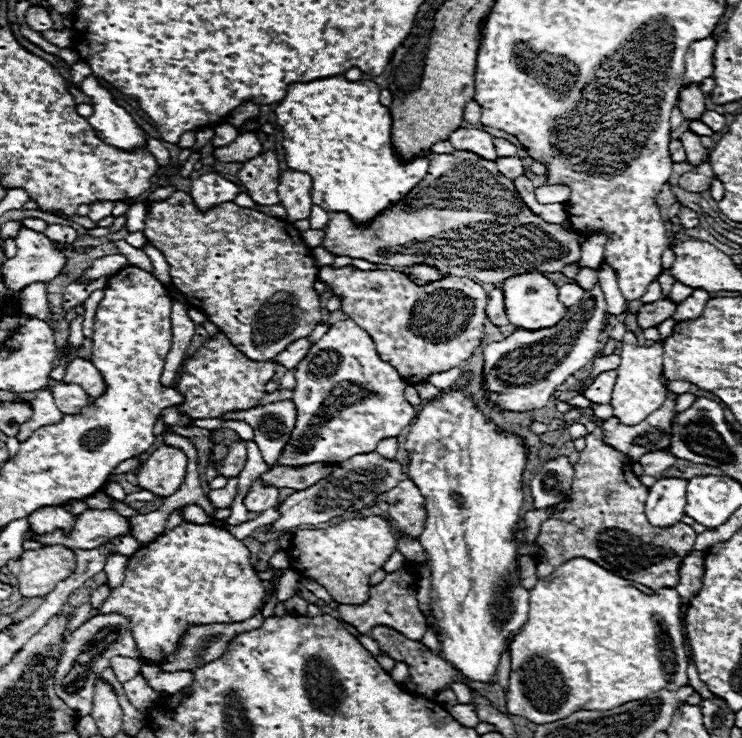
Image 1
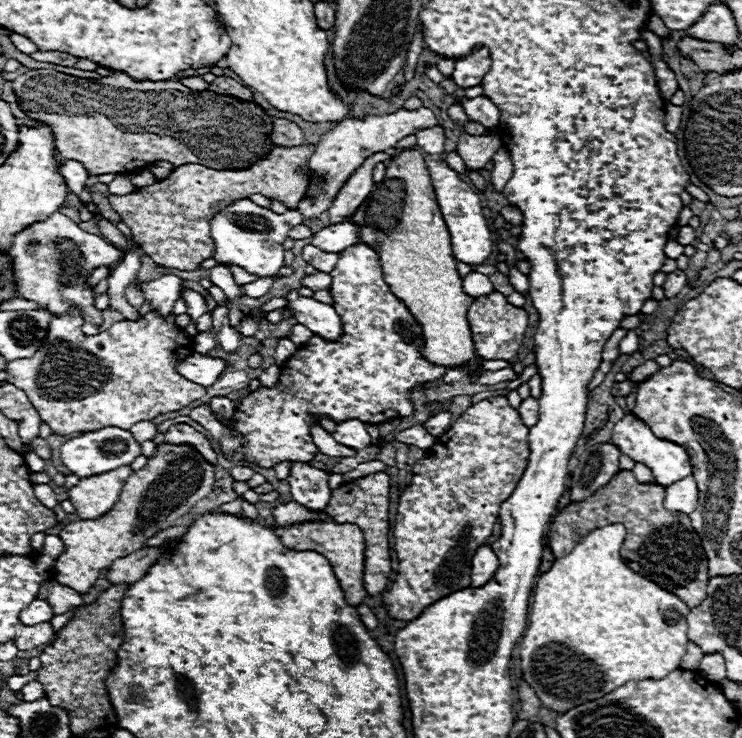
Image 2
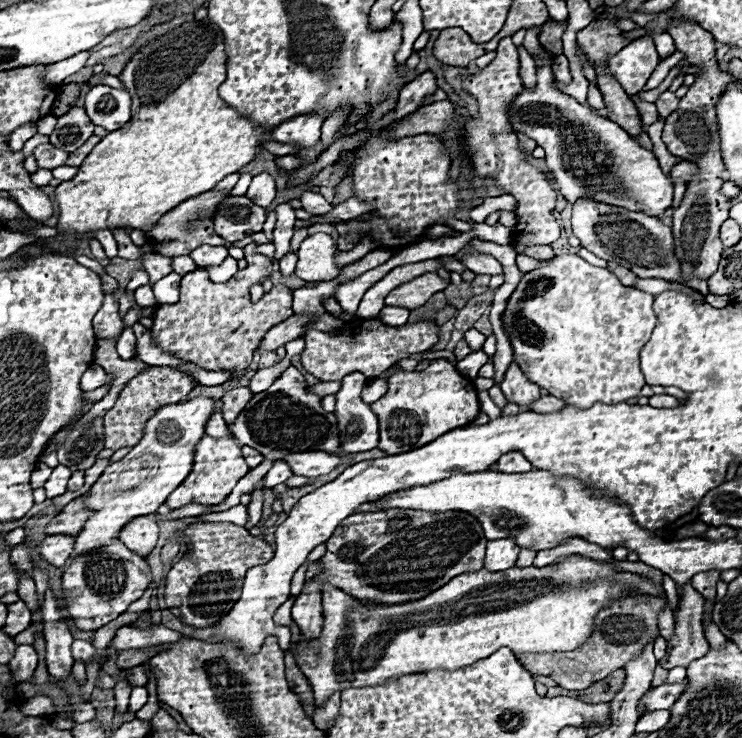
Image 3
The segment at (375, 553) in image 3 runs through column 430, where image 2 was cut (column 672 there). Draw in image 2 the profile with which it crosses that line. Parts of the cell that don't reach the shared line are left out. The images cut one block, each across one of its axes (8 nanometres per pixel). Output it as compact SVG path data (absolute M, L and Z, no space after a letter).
M620 470L616 476L612 476L612 480L600 488L592 498L584 500L584 502L572 502L570 506L566 506L564 510L556 512L546 534L544 540L550 540L552 546L552 554L554 558L562 558L568 552L572 552L572 548L580 542L580 538L584 538L588 534L588 530L596 530L600 526L606 524L614 524L614 522L622 522L626 526L626 542L620 548L620 554L624 556L626 564L638 572L640 576L660 584L662 588L668 588L668 592L674 592L676 596L680 596L688 608L700 606L704 596L706 596L706 584L708 584L708 560L704 554L704 548L700 544L700 536L696 534L696 530L690 524L690 518L682 512L668 512L664 506L664 486L660 484L640 484L632 470Z

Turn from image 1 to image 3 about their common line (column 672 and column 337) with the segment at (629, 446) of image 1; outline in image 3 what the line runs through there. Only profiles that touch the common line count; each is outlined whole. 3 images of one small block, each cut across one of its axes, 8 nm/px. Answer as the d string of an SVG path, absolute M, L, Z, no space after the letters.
M352 372L342 378L342 390L336 394L336 416L340 428L340 448L344 454L368 452L378 446L378 418L372 408L360 400L366 376Z

